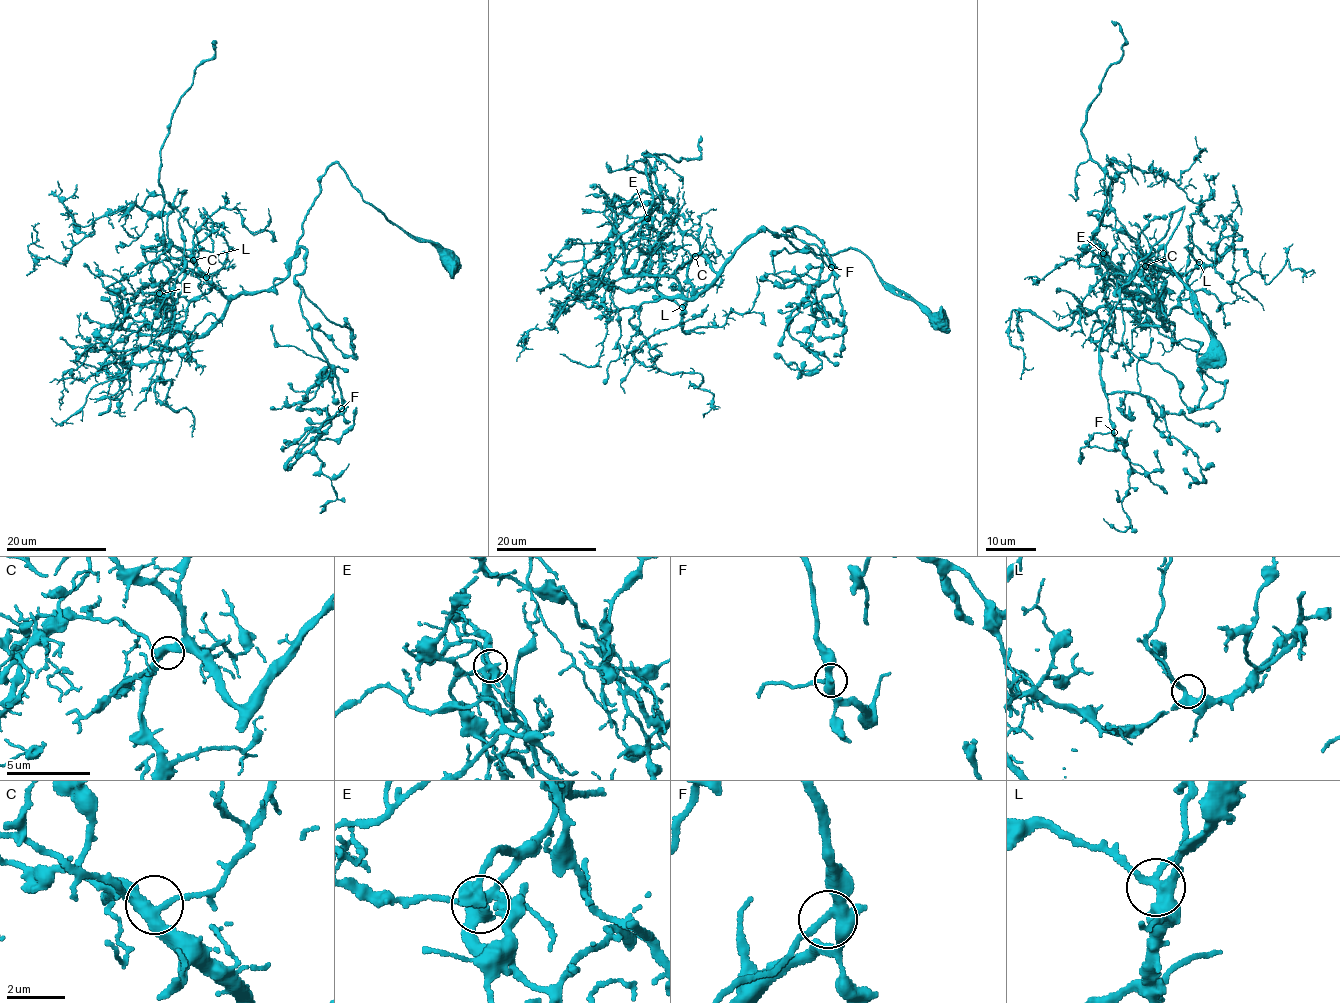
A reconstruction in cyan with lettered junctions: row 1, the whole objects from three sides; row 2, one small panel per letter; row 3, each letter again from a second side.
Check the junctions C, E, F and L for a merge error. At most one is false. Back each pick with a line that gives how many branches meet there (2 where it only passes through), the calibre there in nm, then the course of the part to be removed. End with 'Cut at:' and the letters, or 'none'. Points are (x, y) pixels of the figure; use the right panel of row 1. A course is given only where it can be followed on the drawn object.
E: Branches: 4. Thickness 360 nm. Course of the part to remove: (1103, 252), (1087, 248), (1106, 173), (1165, 176), (1212, 227), (1239, 205), (1234, 186)
Cut at: E

